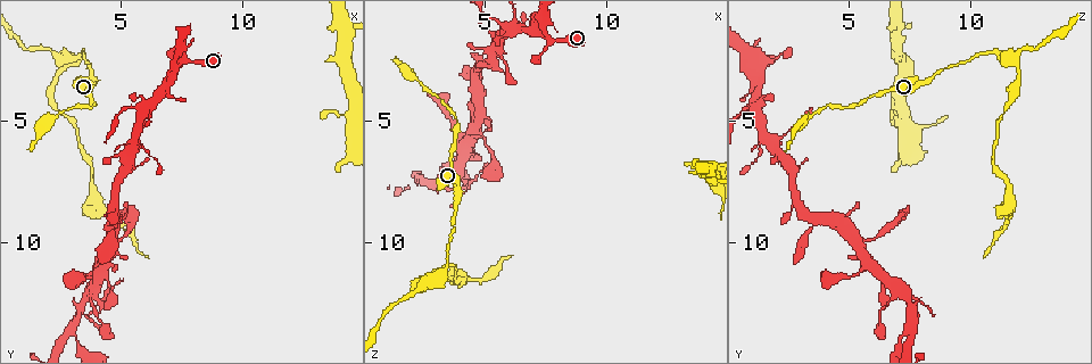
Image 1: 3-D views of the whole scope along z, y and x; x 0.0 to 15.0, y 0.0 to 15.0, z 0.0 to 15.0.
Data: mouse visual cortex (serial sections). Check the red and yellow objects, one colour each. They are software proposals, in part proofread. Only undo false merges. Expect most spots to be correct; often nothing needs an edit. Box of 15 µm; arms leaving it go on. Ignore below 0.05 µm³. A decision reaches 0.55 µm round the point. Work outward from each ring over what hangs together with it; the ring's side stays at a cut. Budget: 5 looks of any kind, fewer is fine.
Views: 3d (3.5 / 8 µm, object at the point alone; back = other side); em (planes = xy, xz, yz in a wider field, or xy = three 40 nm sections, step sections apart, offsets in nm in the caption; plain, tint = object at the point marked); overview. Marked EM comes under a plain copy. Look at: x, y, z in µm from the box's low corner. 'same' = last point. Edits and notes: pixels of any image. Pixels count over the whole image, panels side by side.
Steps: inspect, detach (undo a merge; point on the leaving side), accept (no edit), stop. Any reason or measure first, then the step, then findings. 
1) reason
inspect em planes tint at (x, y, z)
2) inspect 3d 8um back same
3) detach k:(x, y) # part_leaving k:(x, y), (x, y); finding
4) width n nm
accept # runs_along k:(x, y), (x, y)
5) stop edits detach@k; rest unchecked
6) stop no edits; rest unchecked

inspect 3d 3.5um at (2.5, 2.5, 11.8)

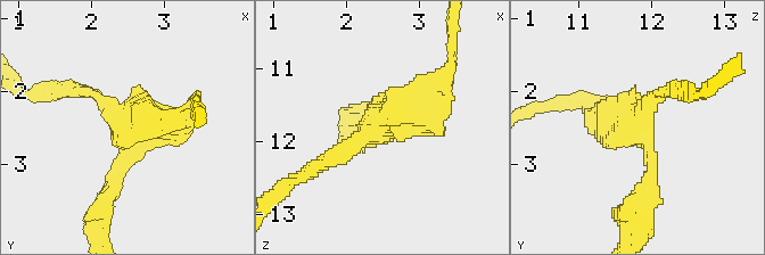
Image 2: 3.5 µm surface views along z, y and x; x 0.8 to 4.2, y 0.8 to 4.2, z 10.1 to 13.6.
arms 3; arm_widths 150, 200, 250 nm; shape alone is not enough
inspect em xy step 5 tint at (2.50, 2.55, 11.85)

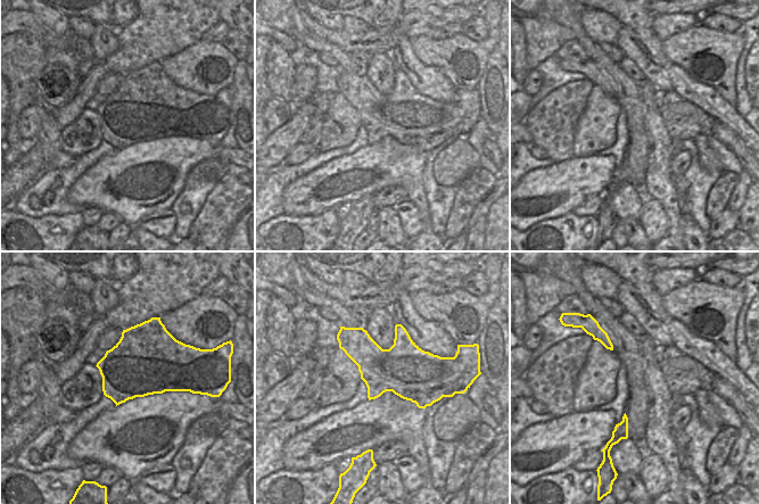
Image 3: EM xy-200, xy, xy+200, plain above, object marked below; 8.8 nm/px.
accept # runs_along 2:(181, 110), (125, 129), (107, 195); continuous, no second cell

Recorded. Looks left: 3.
abrupt turn
inspect 3d 3.5um at (3.7, 8.5, 11.5)

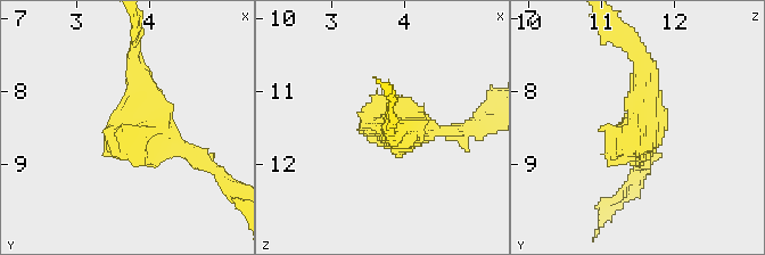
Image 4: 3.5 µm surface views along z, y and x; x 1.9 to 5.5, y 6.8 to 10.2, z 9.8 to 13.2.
arm_widths 150, 300 nm
inspect em xy step 1 tint at (3.75, 8.55, 11.55)

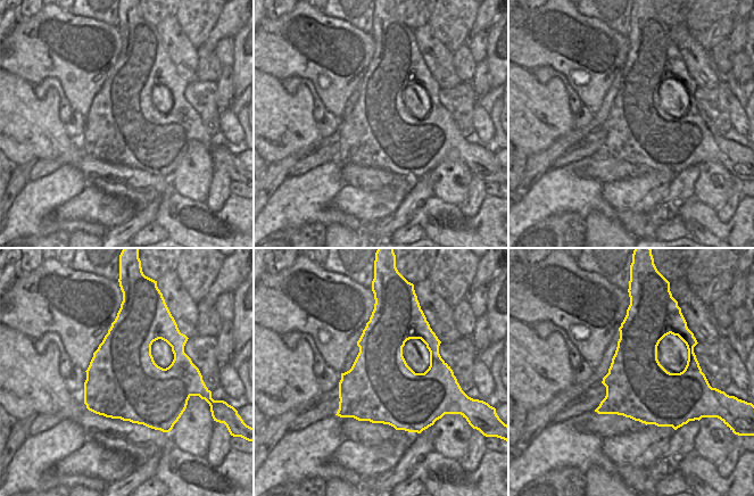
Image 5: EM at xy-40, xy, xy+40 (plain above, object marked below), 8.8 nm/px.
accept # runs_along 4:(136, 55), (132, 132), (198, 159); continuous, no second cell

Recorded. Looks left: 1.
stop no edits; rest unchecked

